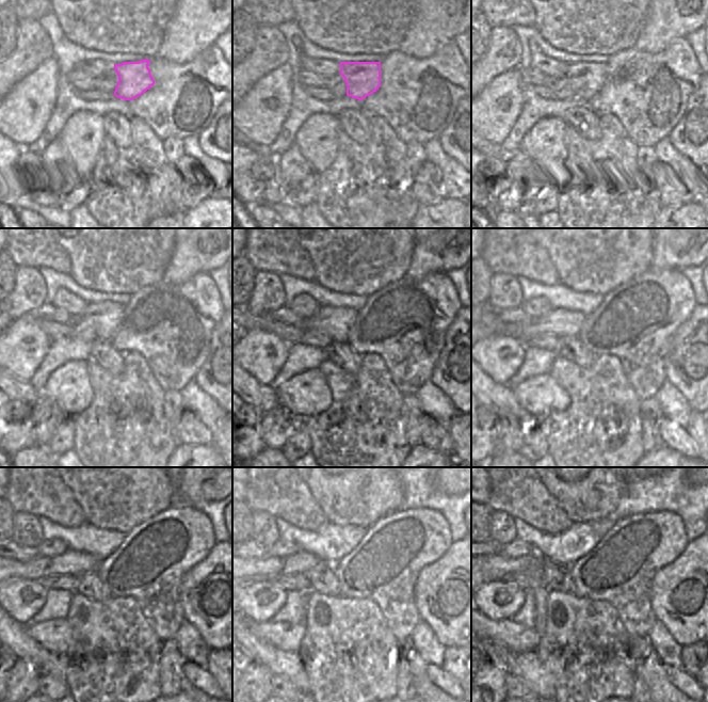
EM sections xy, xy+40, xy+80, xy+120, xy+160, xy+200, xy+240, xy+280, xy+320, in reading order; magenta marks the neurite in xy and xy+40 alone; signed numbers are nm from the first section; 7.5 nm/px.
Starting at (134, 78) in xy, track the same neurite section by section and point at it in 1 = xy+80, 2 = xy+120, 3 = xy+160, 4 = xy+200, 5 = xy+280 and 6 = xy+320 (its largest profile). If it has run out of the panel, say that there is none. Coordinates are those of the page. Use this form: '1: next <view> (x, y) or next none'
1: next xy+80 (586, 78)
2: next xy+120 (105, 317)
3: next xy+160 (335, 322)
4: next xy+200 (561, 322)
5: next xy+280 (264, 569)
6: next xy+320 (494, 567)

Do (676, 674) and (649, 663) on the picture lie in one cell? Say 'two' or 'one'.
two

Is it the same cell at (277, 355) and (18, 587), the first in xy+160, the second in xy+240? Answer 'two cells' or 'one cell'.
one cell

